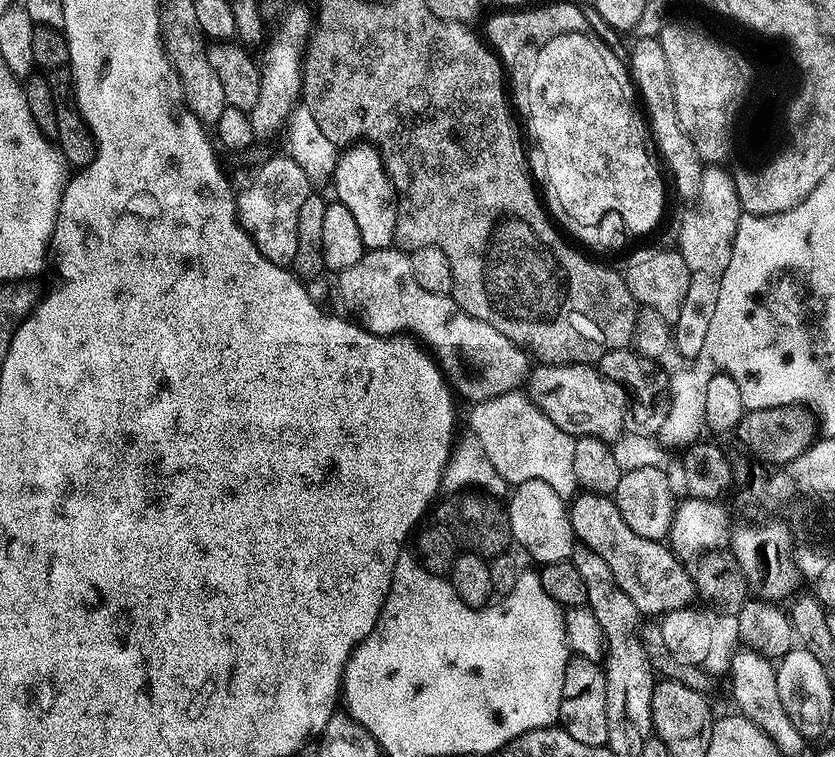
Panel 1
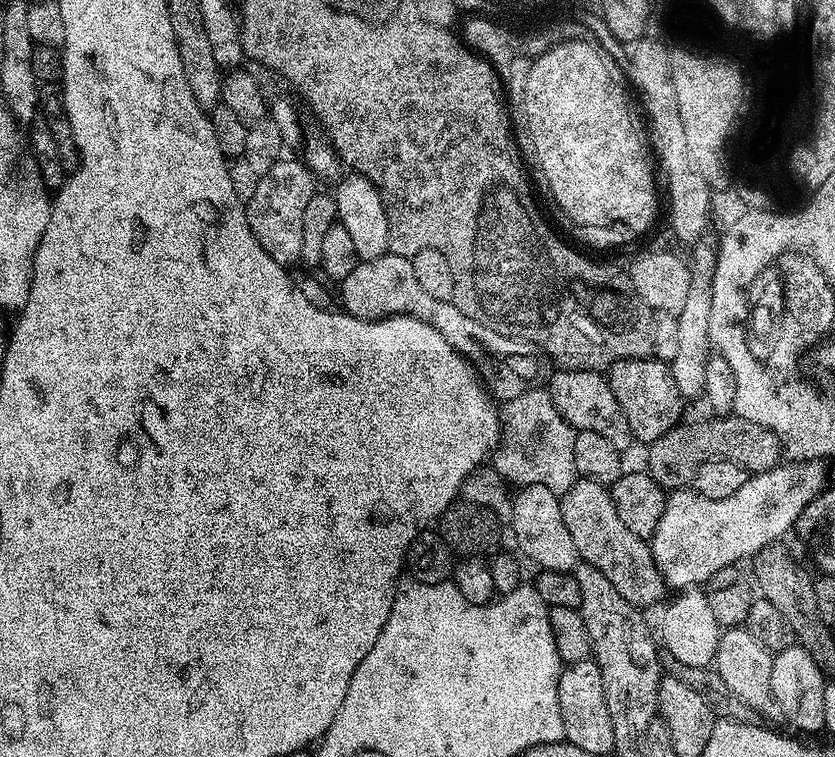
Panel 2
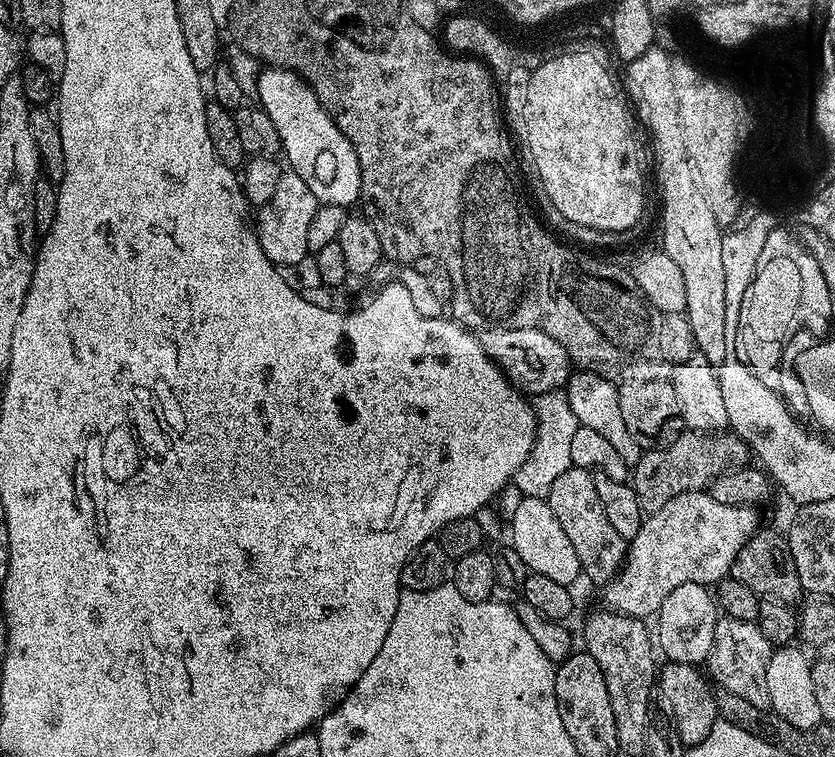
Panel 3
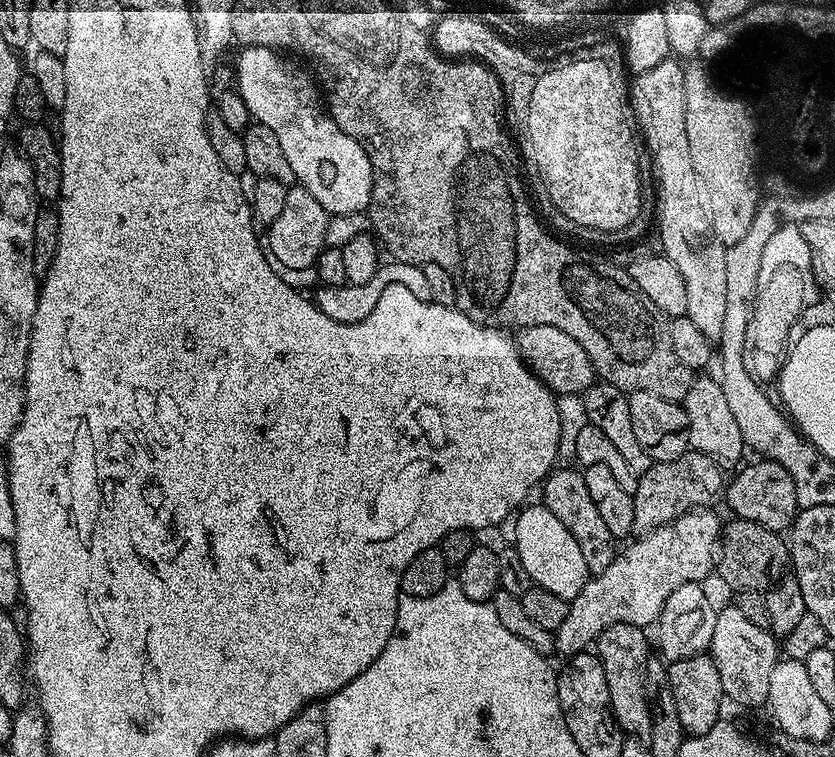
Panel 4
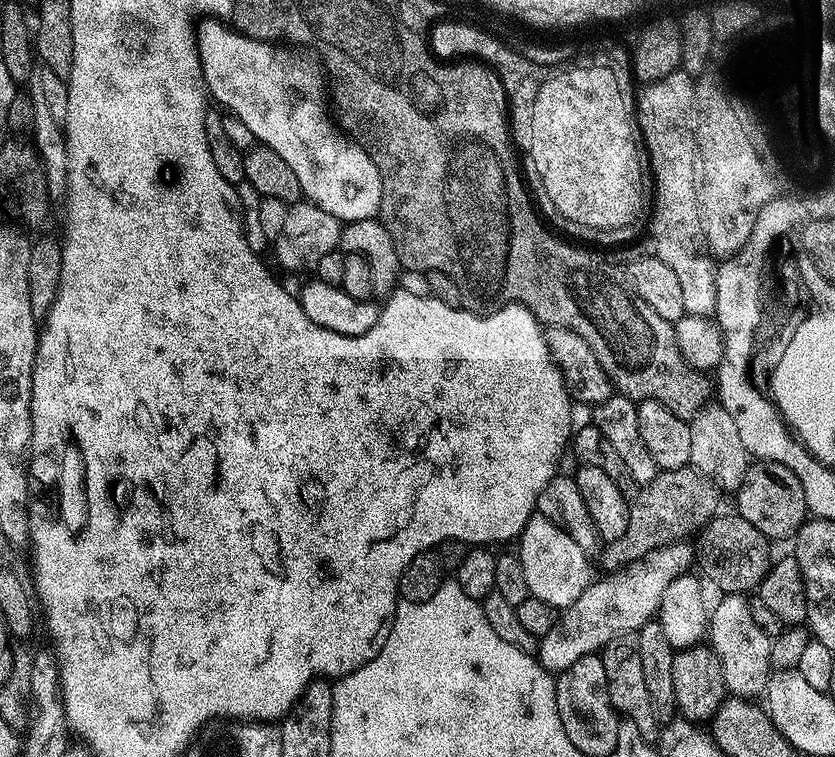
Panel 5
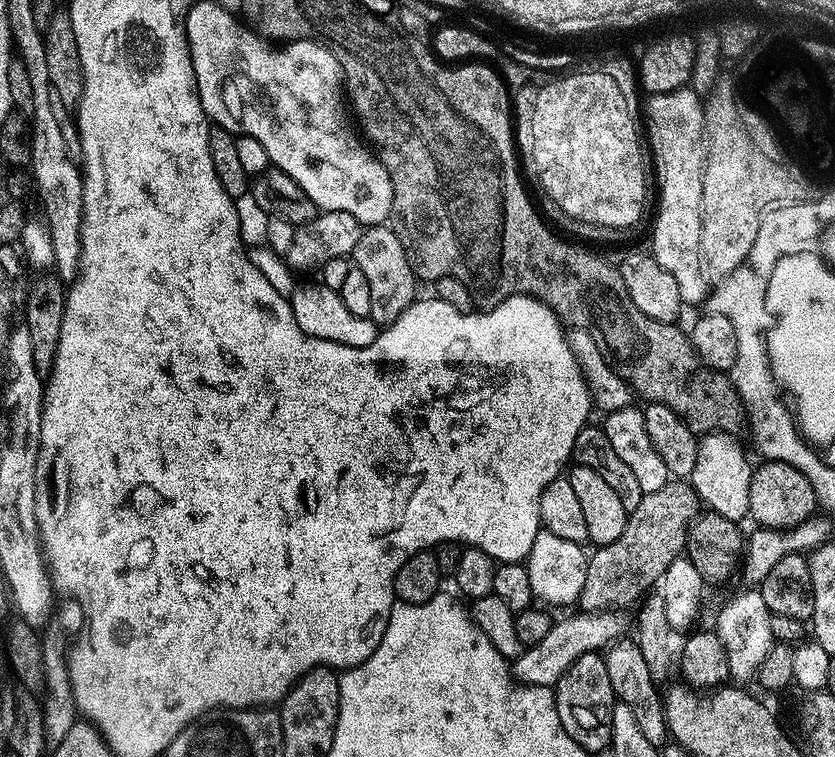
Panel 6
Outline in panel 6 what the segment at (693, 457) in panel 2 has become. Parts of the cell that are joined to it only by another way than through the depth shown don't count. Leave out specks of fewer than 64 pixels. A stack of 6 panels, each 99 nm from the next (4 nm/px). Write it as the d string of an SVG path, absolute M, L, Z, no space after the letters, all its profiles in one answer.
M670 482L662 490L646 492L635 510L628 513L622 535L614 542L599 545L596 553L588 556L586 586L582 586L579 607L588 614L620 614L623 608L631 609L664 575L666 566L685 551L688 525L696 519L700 507L700 497L684 482Z

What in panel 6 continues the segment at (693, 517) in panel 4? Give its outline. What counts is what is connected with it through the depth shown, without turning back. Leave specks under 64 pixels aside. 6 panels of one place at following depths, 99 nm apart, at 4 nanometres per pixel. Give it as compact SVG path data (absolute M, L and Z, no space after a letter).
M611 613L579 615L568 616L565 620L557 619L552 625L550 634L546 634L542 642L525 647L524 651L511 661L511 675L521 685L552 688L560 681L565 670L578 658L582 658L582 654L603 649L605 645L615 641L621 635L619 615Z

